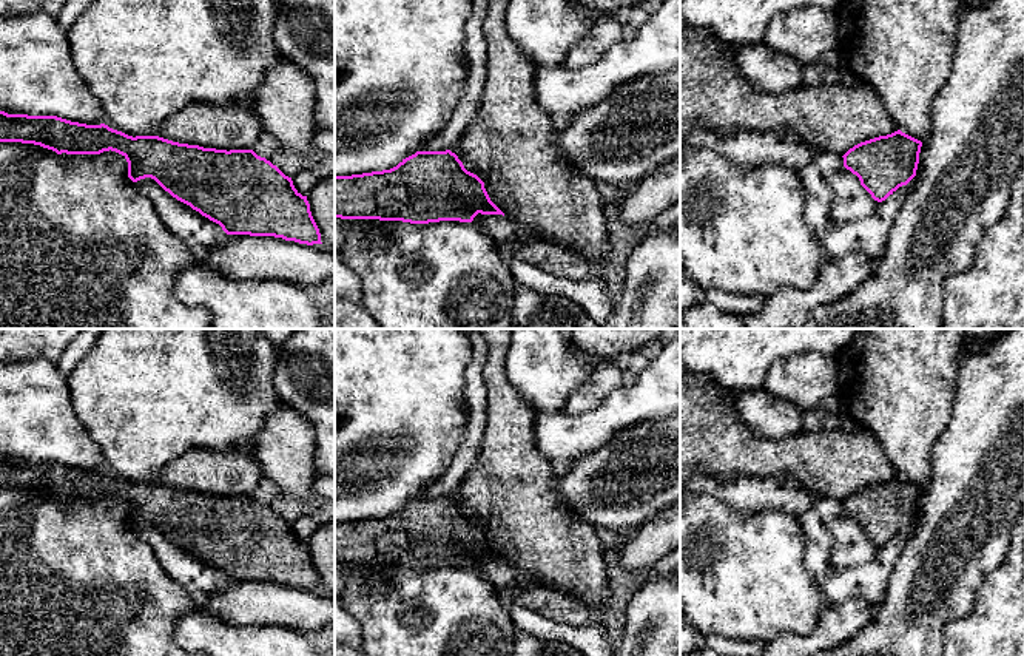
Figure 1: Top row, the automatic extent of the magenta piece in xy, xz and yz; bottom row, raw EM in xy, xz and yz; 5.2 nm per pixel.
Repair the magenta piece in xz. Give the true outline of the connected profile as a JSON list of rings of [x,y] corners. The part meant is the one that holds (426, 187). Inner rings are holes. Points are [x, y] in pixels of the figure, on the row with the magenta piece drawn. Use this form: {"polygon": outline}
{"polygon": [[[450,150],[416,151],[390,170],[335,176],[335,218],[429,224],[440,221],[472,222],[478,213],[504,216],[490,201],[484,182],[467,171]]]}

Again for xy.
{"polygon": [[[0,111],[0,142],[34,144],[57,154],[116,151],[128,162],[128,178],[154,179],[177,201],[219,224],[227,235],[275,236],[299,244],[322,244],[307,196],[302,196],[276,165],[253,150],[216,150],[173,142],[159,136],[128,136],[105,123],[86,125],[57,116]]]}

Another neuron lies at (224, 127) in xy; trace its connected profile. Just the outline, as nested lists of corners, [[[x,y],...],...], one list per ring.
[[[193,102],[168,116],[156,136],[179,144],[230,151],[251,150],[261,133],[261,119],[250,103]]]

